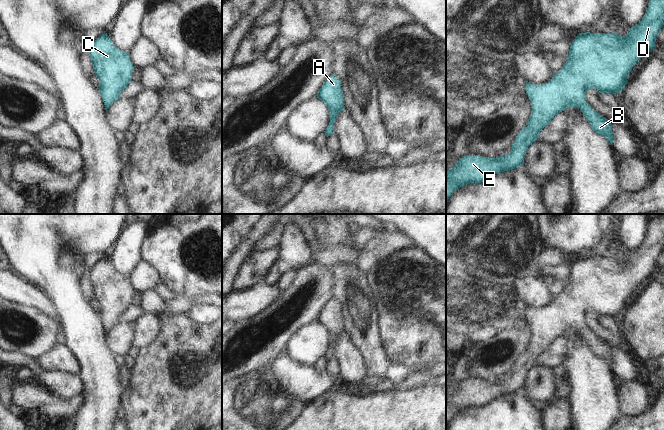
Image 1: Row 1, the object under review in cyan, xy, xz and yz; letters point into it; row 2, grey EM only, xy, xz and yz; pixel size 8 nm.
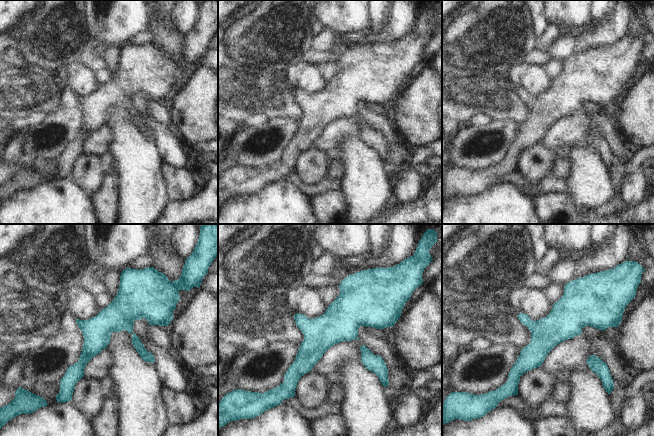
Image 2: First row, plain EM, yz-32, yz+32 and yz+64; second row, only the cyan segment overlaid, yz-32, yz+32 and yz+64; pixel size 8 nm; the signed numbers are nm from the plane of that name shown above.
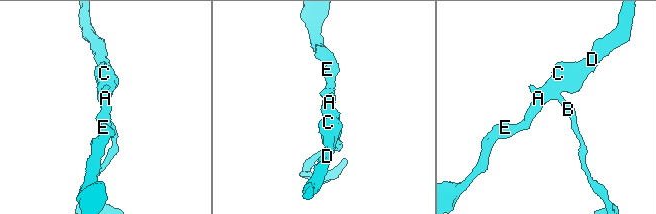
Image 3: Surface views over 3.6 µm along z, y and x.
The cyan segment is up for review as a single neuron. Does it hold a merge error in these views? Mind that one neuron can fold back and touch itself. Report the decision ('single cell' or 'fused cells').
single cell

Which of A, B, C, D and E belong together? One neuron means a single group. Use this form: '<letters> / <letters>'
A B C D E

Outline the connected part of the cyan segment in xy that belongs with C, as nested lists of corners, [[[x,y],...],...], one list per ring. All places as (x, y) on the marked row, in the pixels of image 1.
[[[107,33],[101,34],[91,45],[89,55],[93,71],[99,79],[99,92],[105,110],[120,99],[120,93],[132,80],[133,64],[129,53],[118,49]]]

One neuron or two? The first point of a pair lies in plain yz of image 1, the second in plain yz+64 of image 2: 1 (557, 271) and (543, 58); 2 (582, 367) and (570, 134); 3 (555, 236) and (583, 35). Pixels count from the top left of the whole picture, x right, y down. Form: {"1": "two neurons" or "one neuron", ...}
{"1": "one neuron", "2": "two neurons", "3": "two neurons"}

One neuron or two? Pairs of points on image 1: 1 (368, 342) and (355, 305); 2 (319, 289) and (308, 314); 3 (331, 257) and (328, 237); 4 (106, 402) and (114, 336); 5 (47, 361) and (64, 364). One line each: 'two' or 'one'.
1: one
2: one
3: two
4: two
5: one

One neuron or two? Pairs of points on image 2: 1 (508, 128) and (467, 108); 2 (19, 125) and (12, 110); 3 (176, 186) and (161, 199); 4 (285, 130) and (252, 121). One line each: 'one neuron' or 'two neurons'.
1: two neurons
2: two neurons
3: two neurons
4: two neurons

